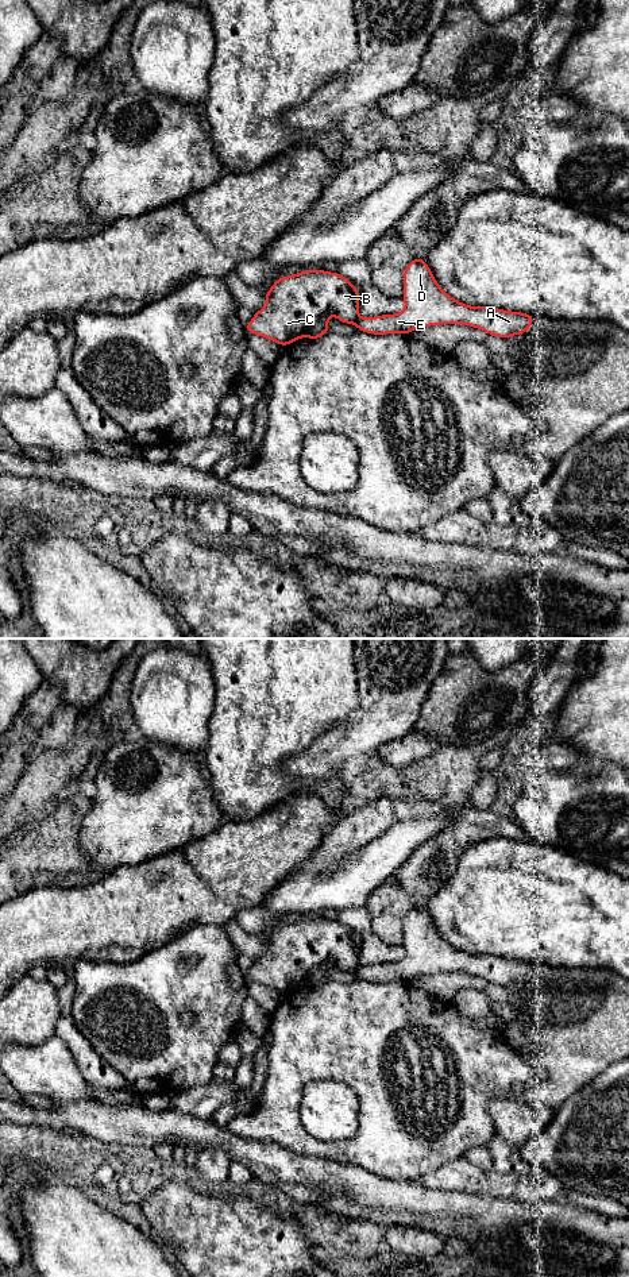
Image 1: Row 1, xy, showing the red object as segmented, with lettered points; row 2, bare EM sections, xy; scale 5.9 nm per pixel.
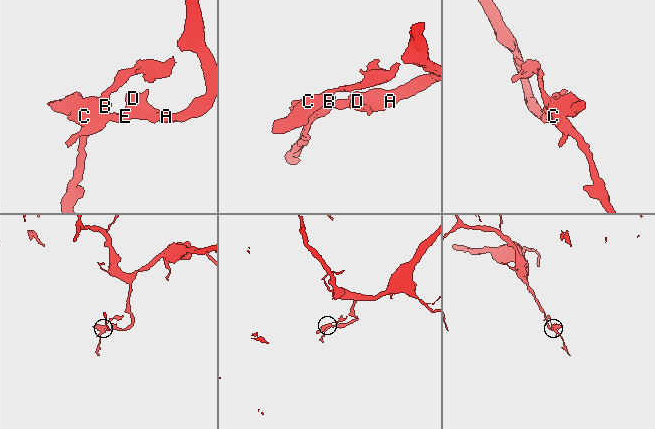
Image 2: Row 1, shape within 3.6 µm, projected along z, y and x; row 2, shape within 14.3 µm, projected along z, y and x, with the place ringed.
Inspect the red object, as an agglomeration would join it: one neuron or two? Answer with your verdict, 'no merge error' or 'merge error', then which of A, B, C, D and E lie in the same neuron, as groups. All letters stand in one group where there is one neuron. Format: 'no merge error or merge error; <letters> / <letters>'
merge error; A D E / B C

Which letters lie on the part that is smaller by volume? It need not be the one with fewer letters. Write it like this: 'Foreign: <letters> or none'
Foreign: B, C

